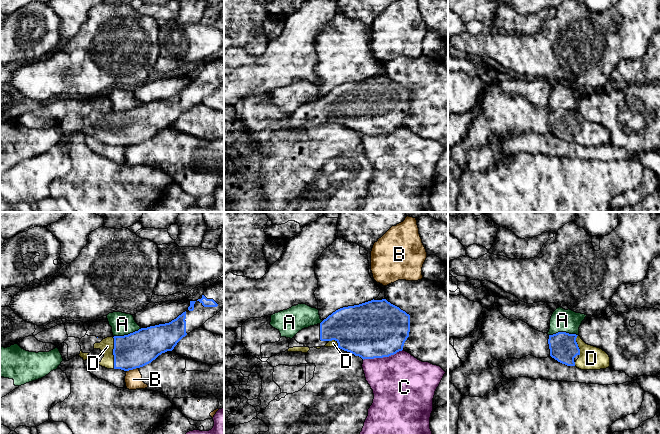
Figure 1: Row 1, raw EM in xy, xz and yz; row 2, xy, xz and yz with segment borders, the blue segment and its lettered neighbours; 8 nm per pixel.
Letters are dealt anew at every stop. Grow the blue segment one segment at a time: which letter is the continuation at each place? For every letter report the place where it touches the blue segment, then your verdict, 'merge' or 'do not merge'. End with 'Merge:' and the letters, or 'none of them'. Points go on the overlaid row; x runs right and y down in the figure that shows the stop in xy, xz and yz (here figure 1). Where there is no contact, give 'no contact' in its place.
A: contact yz (563, 332); do not merge
B: contact xy (132, 369); do not merge
C: contact xz (382, 357); do not merge
D: contact xy (113, 353); merge
Merge: D

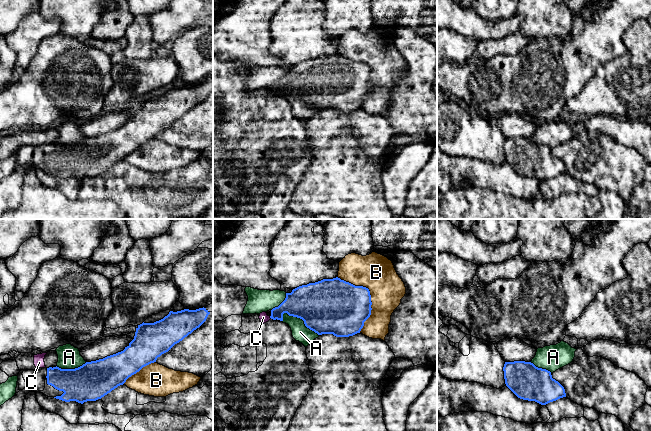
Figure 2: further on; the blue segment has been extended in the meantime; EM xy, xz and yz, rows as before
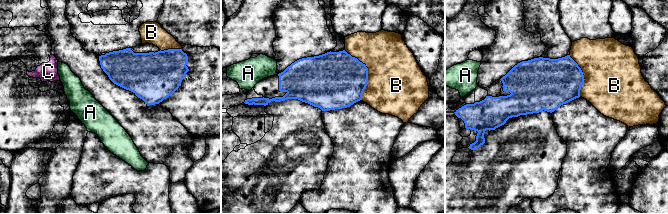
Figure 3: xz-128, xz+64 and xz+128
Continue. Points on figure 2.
A: contact xz (301, 318); do not merge
B: contact xz (370, 295); do not merge
C: contact xz (270, 317); do not merge
Merge: none of them

